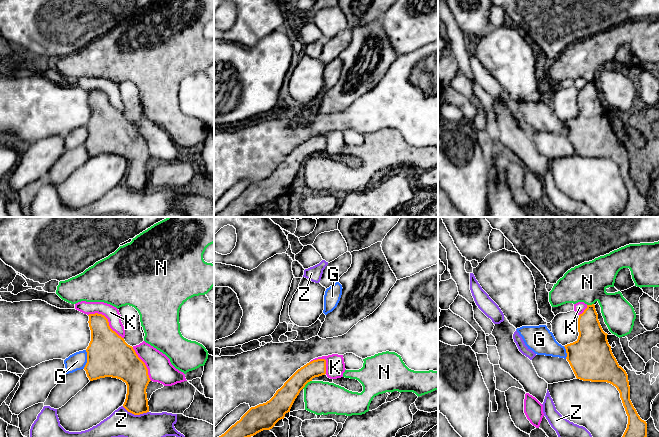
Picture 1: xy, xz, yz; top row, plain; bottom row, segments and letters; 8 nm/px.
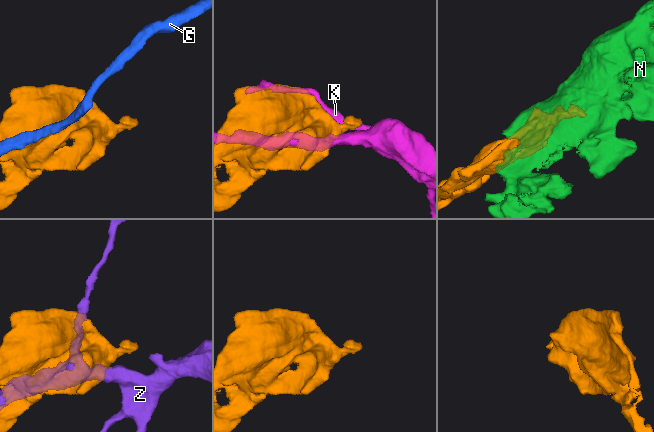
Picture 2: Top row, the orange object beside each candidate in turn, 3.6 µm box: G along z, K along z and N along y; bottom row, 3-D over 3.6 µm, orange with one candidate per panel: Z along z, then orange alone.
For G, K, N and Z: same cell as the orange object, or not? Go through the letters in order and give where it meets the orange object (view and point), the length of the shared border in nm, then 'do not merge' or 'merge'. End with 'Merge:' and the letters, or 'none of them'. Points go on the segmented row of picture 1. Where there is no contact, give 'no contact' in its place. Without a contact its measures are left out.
G: meets orange in xy at (87, 359); contact 150 nm long; do not merge
K: meets orange in xy at (107, 320); contact 340 nm long; do not merge
N: meets orange in xz at (306, 383); contact 100 nm long; merge
Z: meets orange in xy at (135, 414); contact 220 nm long; do not merge
Merge: N

